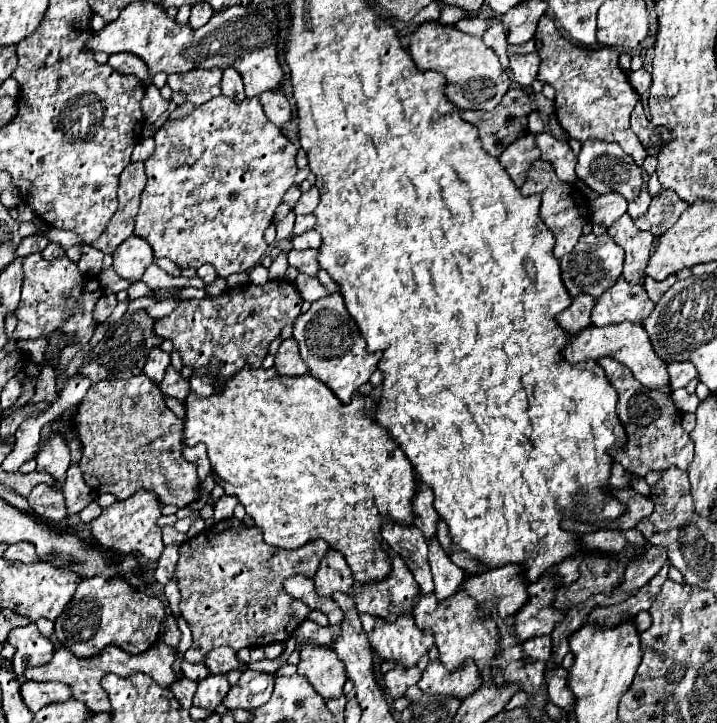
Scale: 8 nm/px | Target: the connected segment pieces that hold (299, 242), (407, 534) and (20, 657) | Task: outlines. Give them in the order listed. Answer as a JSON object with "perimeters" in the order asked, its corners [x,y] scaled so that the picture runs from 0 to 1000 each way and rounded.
{"perimeters":[[[[439,317],[406,328],[406,342],[417,347],[420,344],[445,344],[445,339],[448,339],[448,325]]],[[[534,718],[534,746],[573,787],[584,815],[590,820],[601,820],[604,798],[596,776],[596,748],[590,746],[590,737],[582,729],[554,729],[554,723],[545,723],[545,718]]],[[[40,862],[38,867],[21,867],[13,876],[10,889],[24,898],[18,909],[18,928],[26,939],[38,923],[68,917],[77,900],[74,889],[54,876],[49,862]]]]}

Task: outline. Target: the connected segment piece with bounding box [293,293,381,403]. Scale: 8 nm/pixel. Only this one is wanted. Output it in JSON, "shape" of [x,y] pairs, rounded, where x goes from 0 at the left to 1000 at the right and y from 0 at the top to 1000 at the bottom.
{"shape":[[[473,405],[434,419],[434,427],[411,441],[409,466],[417,472],[420,494],[428,502],[431,516],[448,524],[476,557],[490,555],[492,541],[515,527],[517,516],[526,510],[526,499],[531,497],[531,488],[512,488],[509,469],[503,466]]]}

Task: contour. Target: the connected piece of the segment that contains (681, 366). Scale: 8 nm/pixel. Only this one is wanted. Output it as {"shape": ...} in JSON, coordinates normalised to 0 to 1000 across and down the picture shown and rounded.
{"shape":[[[936,502],[930,508],[933,513],[933,535],[941,541],[941,538],[950,538],[950,535],[958,535],[958,530],[964,524],[972,524],[972,513],[964,502]]]}

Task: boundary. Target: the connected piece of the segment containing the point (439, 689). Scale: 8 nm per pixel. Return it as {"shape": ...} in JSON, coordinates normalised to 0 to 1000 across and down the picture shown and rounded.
{"shape":[[[607,911],[598,914],[598,920],[590,928],[590,939],[582,947],[590,953],[590,959],[615,959],[649,967],[671,950],[671,939],[662,917],[646,917],[640,928],[623,928],[618,917]]]}

